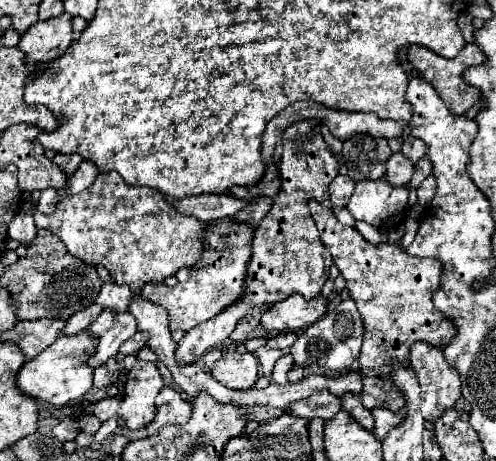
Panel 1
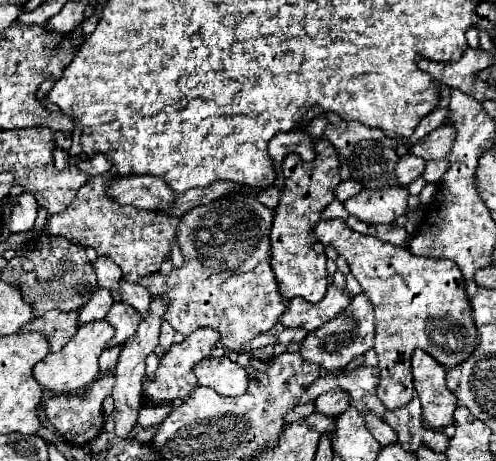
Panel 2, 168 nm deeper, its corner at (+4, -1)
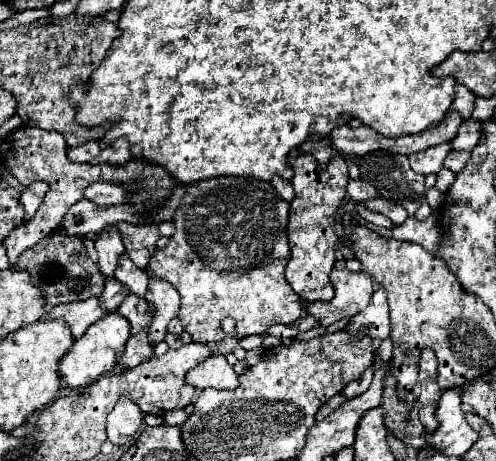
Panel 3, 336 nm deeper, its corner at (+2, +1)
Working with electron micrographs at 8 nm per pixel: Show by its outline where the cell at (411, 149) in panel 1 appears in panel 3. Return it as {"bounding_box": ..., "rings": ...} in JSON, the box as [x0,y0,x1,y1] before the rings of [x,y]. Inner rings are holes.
{"bounding_box":[449,120,479,150],"rings":[[[465,120],[461,126],[459,126],[459,132],[457,136],[449,142],[453,146],[453,150],[473,150],[473,146],[479,142],[479,122],[477,120]]]}

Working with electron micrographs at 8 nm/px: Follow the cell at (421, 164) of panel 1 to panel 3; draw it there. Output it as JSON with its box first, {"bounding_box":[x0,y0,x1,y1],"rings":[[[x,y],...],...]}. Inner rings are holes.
{"bounding_box":[443,152,469,172],"rings":[[[451,152],[451,154],[445,158],[443,166],[449,168],[449,170],[453,170],[453,172],[459,172],[461,166],[465,166],[467,160],[469,160],[469,152]]]}

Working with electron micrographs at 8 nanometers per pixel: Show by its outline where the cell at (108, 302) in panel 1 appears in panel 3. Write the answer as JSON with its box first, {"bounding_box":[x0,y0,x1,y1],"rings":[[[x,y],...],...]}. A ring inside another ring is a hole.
{"bounding_box":[95,226,125,278],"rings":[[[105,226],[105,228],[97,234],[95,250],[97,250],[97,254],[99,254],[101,274],[103,274],[105,278],[113,278],[121,254],[125,254],[125,248],[123,248],[123,244],[121,244],[121,238],[119,238],[117,230],[113,230],[113,226]]]}

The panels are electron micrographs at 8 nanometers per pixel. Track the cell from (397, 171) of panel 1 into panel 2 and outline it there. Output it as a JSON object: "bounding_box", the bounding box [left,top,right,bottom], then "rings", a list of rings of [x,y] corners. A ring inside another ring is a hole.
{"bounding_box":[397,154,425,186],"rings":[[[407,154],[407,156],[401,156],[399,158],[399,164],[397,164],[397,178],[403,186],[411,184],[415,178],[419,178],[423,174],[423,168],[425,168],[425,160],[423,158],[417,158],[413,154]]]}

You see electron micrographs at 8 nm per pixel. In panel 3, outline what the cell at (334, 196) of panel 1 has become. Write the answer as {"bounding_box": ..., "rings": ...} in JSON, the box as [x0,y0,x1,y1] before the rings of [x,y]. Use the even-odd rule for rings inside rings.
{"bounding_box":[347,180,377,202],"rings":[[[349,180],[347,194],[355,202],[365,202],[369,198],[377,198],[377,190],[369,182],[363,182],[363,180]]]}

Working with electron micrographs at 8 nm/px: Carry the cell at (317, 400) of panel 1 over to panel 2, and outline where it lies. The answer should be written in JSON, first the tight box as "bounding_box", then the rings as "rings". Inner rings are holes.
{"bounding_box":[315,388,349,416],"rings":[[[341,388],[321,394],[315,404],[315,412],[321,412],[325,416],[337,416],[339,412],[345,412],[347,408],[349,408],[349,400]]]}

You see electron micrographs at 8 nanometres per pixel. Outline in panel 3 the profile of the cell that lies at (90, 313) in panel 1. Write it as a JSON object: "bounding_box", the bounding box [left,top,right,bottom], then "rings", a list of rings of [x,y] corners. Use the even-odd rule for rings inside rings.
{"bounding_box":[99,280,129,312],"rings":[[[107,280],[105,282],[105,288],[103,288],[103,294],[99,296],[99,304],[103,306],[103,310],[115,312],[117,306],[123,302],[123,298],[127,294],[129,292],[125,290],[125,286],[121,286],[117,280]]]}

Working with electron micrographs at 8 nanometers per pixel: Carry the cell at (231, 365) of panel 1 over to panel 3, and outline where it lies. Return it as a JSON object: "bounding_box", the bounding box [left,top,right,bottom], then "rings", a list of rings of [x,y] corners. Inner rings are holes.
{"bounding_box":[187,356,239,390],"rings":[[[209,356],[193,370],[187,372],[187,382],[195,388],[217,388],[217,390],[235,390],[239,386],[239,378],[233,372],[233,366],[225,360],[225,356]]]}

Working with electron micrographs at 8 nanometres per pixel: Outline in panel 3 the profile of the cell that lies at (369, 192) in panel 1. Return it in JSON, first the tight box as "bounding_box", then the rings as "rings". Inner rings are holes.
{"bounding_box":[363,198,407,224],"rings":[[[373,198],[373,200],[363,202],[363,204],[365,204],[365,208],[371,210],[371,212],[379,212],[379,214],[387,216],[393,224],[403,224],[403,222],[407,220],[407,212],[405,212],[399,204],[395,204],[395,202],[391,202],[391,200]]]}

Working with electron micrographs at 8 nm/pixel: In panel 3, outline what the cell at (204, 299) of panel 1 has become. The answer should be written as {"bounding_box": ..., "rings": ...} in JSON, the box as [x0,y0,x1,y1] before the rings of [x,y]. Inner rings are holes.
{"bounding_box":[145,176,301,344],"rings":[[[219,176],[187,186],[187,194],[173,218],[177,232],[163,250],[157,250],[151,256],[145,272],[177,288],[181,294],[181,310],[177,318],[195,342],[209,344],[227,338],[221,328],[221,320],[227,316],[235,320],[235,334],[241,338],[263,334],[271,324],[293,324],[301,318],[301,298],[297,298],[283,276],[289,258],[289,242],[285,234],[287,212],[289,202],[279,198],[269,182],[255,178]]]}

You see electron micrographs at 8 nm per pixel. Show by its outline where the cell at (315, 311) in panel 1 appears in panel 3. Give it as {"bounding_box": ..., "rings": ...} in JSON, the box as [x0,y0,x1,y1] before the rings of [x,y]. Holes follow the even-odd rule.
{"bounding_box":[307,270,373,326],"rings":[[[333,270],[333,288],[335,296],[329,302],[311,302],[307,304],[307,314],[317,318],[321,326],[329,326],[341,318],[351,318],[361,312],[373,294],[373,280],[365,272]]]}

